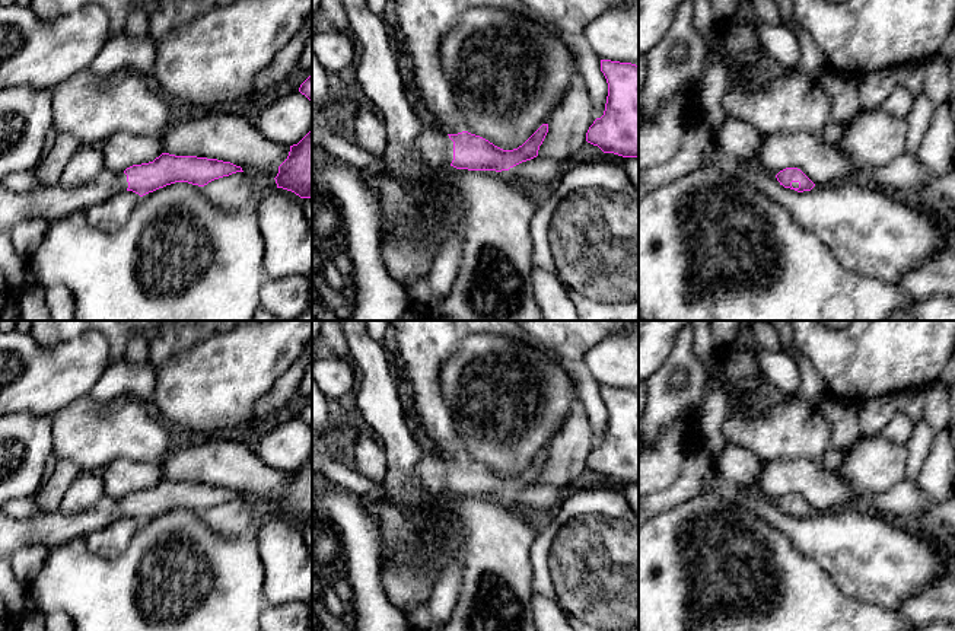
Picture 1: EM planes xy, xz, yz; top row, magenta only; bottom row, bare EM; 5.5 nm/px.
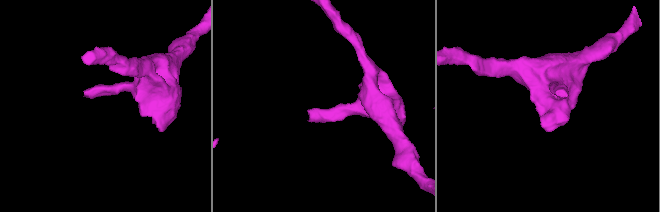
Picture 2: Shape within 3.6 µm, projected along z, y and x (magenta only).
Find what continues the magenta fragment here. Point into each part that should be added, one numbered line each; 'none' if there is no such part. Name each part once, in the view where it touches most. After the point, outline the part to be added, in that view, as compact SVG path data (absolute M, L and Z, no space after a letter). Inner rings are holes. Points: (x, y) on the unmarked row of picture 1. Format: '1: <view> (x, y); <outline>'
1: xz (435, 474); M426 452L418 460L414 475L421 487L442 495L453 487L453 468L448 460Z

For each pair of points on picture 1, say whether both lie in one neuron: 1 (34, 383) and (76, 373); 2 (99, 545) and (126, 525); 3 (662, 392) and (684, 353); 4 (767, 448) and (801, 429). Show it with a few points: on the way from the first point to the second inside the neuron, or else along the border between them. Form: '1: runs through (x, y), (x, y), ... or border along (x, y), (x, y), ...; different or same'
1: runs through (44, 379), (66, 373); same
2: runs through (105, 542), (120, 531); same
3: runs through (662, 382), (664, 373), (674, 363); same
4: runs through (776, 439), (785, 430), (792, 429); same

